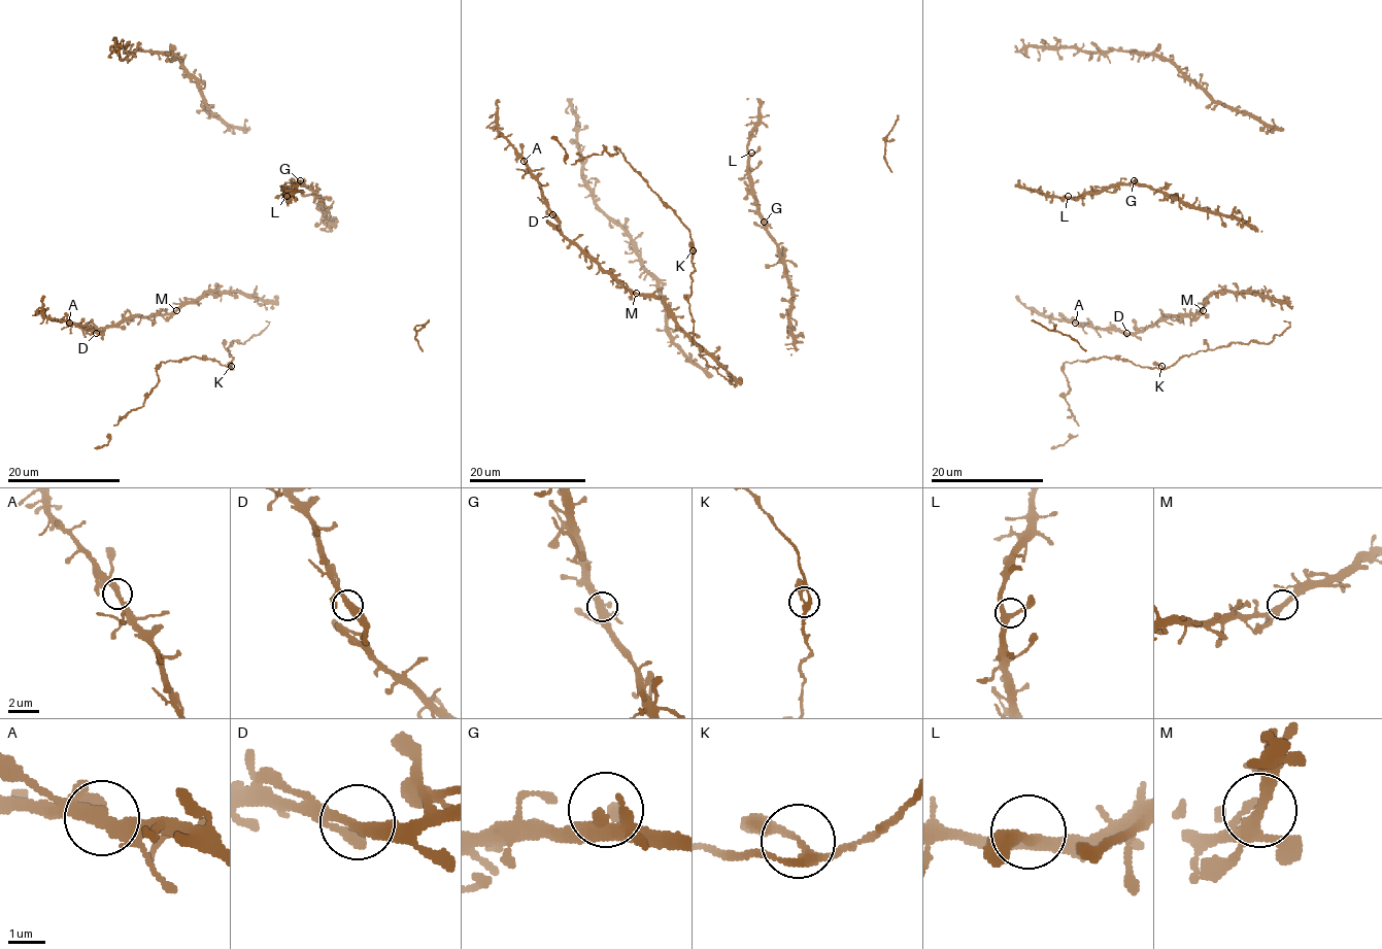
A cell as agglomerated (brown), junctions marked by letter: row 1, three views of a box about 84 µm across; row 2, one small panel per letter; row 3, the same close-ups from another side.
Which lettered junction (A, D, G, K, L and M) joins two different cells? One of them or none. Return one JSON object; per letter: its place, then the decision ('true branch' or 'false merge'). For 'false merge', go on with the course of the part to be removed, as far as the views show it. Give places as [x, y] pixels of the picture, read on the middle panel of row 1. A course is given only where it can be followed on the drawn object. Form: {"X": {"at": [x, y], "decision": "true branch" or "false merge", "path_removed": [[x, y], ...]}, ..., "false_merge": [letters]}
{"A": {"at": [524, 161], "decision": "true branch"}, "D": {"at": [552, 214], "decision": "true branch"}, "G": {"at": [764, 222], "decision": "true branch"}, "K": {"at": [693, 250], "decision": "true branch"}, "L": {"at": [751, 153], "decision": "true branch"}, "M": {"at": [636, 293], "decision": "true branch"}, "false_merge": []}

